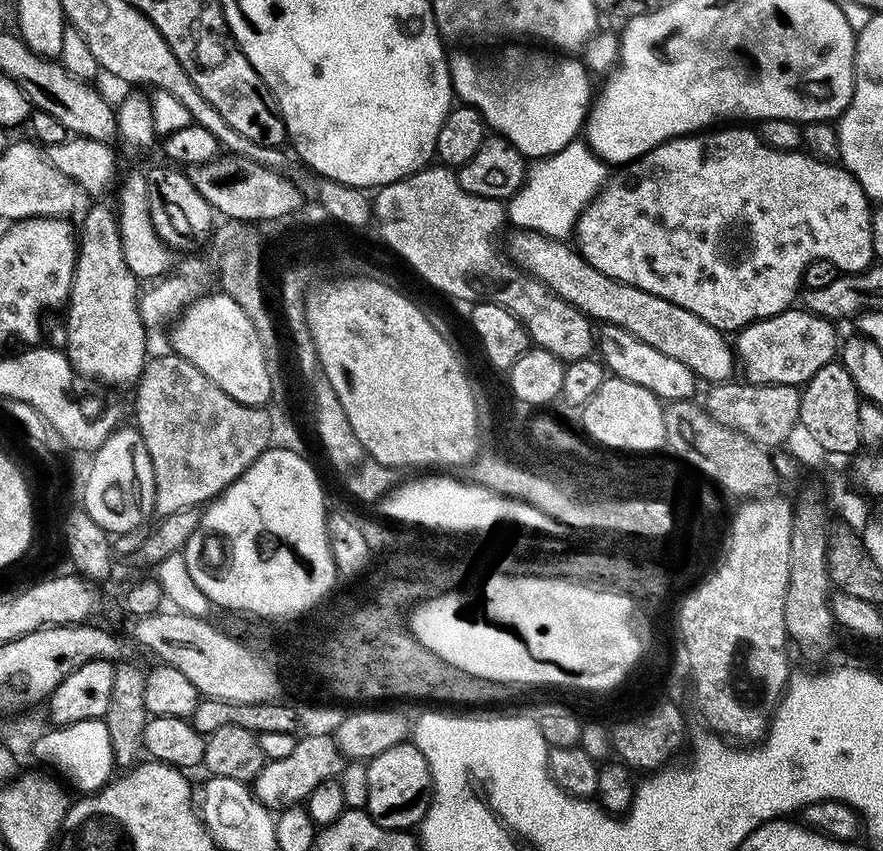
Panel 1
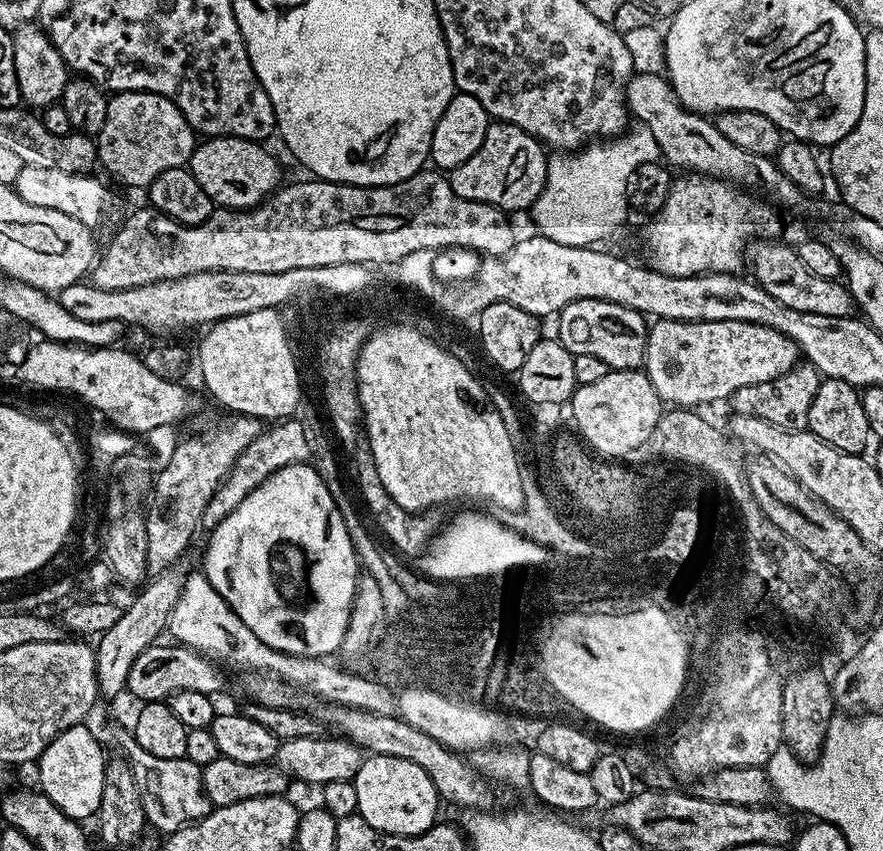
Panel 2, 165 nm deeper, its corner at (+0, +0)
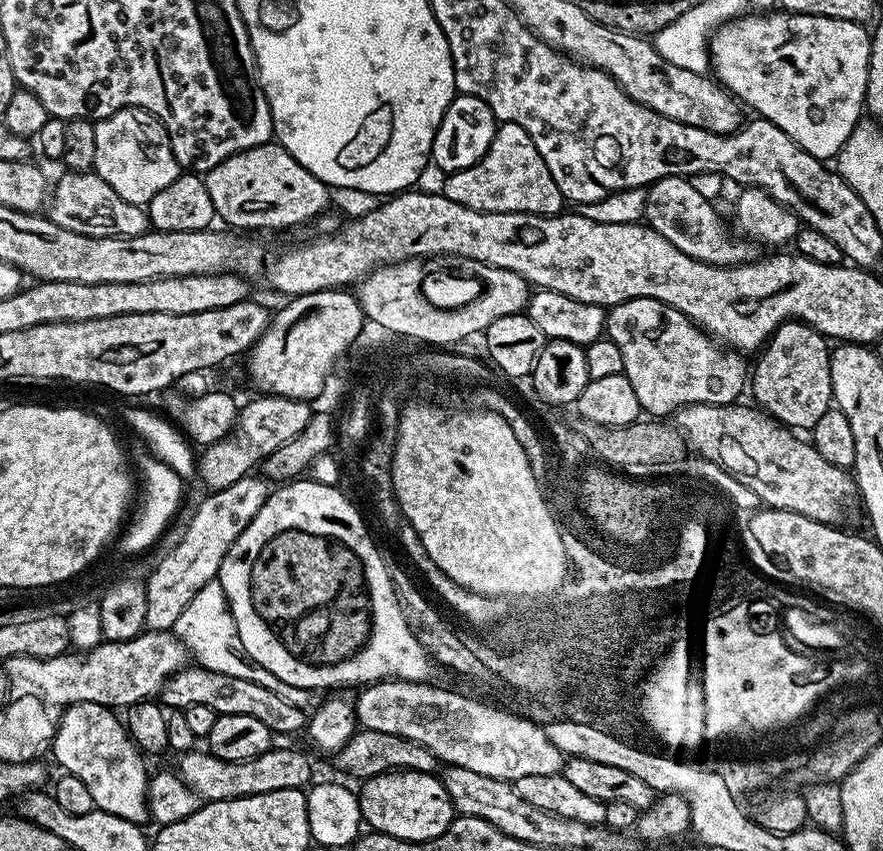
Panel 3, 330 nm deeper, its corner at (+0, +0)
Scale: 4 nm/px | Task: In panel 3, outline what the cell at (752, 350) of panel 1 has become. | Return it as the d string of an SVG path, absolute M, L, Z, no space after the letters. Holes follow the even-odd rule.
M639 296L611 305L606 312L606 336L622 350L624 376L630 386L634 386L640 407L649 417L664 418L667 412L668 415L675 413L676 409L688 404L730 404L743 388L745 391L745 357L735 350L725 350L688 316L654 298Z

